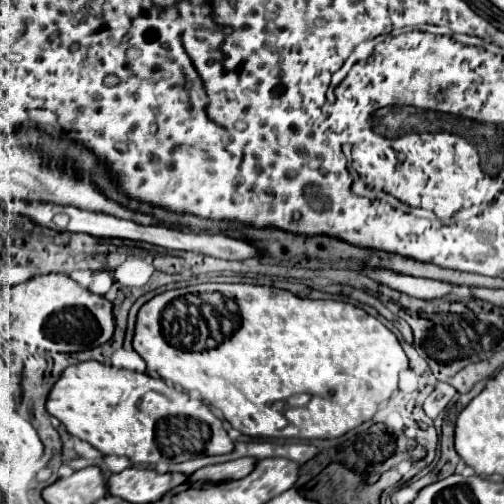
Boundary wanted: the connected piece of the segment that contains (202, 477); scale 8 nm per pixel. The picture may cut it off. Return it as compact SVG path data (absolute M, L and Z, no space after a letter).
M235 459L226 463L207 465L191 475L191 481L221 483L247 477L255 469L255 459Z

